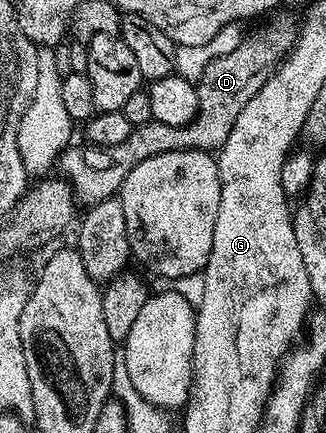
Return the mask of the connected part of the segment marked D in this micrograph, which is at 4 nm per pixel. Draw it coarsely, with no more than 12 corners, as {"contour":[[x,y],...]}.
{"contour":[[290,17],[214,57],[188,125],[135,125],[124,143],[71,144],[56,169],[83,206],[144,159],[217,151],[294,48]]}

